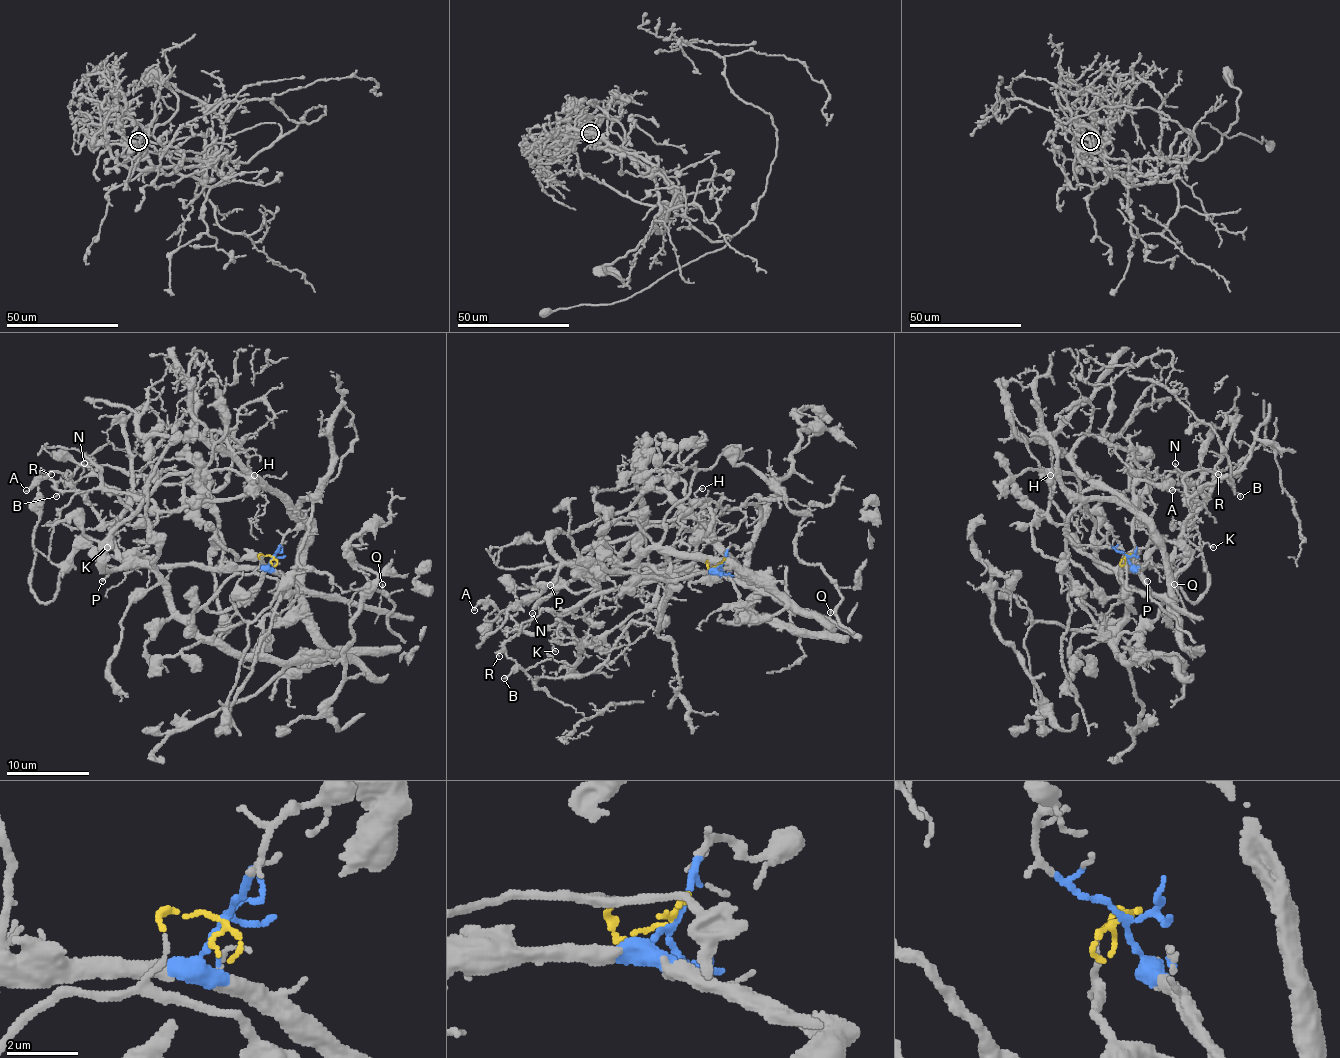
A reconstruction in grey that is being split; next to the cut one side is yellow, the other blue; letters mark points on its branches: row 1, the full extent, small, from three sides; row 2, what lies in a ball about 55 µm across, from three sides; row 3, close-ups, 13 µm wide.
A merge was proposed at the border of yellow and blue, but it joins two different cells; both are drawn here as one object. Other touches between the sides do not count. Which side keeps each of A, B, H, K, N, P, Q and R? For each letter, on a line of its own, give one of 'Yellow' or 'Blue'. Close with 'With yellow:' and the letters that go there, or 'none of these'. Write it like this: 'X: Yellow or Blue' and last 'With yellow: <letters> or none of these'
A: Blue
B: Blue
H: Yellow
K: Blue
N: Blue
P: Yellow
Q: Blue
R: Blue
With yellow: H, P

